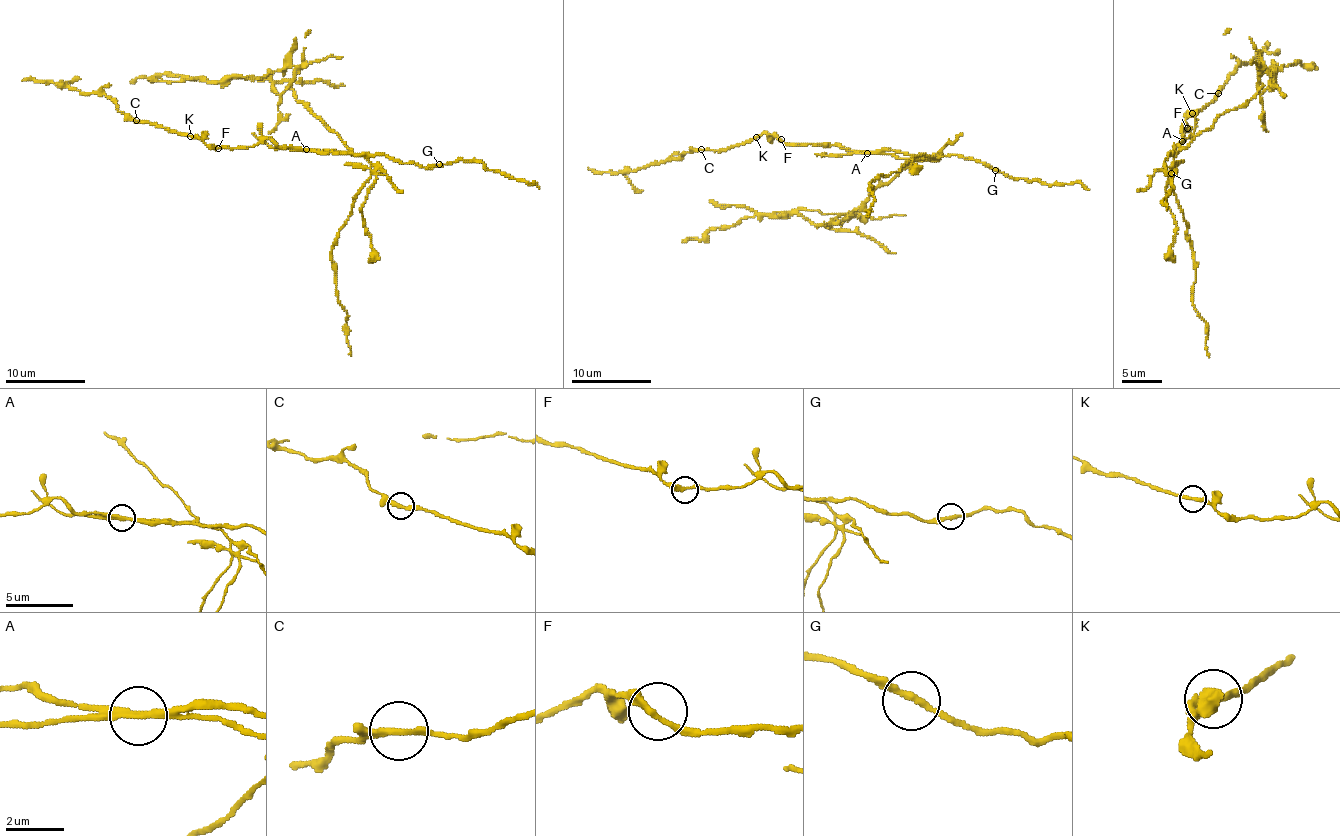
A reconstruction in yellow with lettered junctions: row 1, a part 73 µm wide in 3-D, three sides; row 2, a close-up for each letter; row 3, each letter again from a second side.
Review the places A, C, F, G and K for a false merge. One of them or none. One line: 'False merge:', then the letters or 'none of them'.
False merge: A

